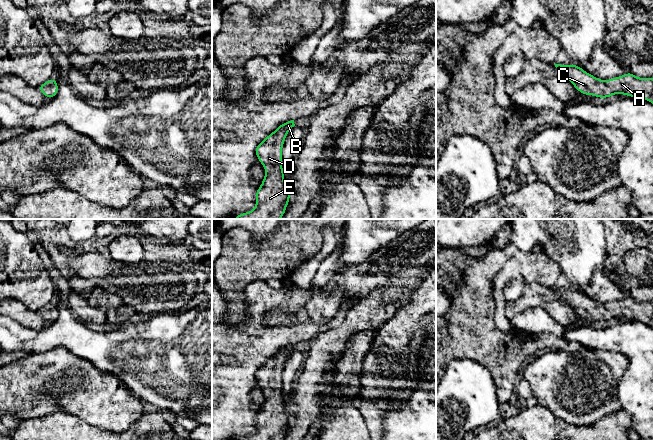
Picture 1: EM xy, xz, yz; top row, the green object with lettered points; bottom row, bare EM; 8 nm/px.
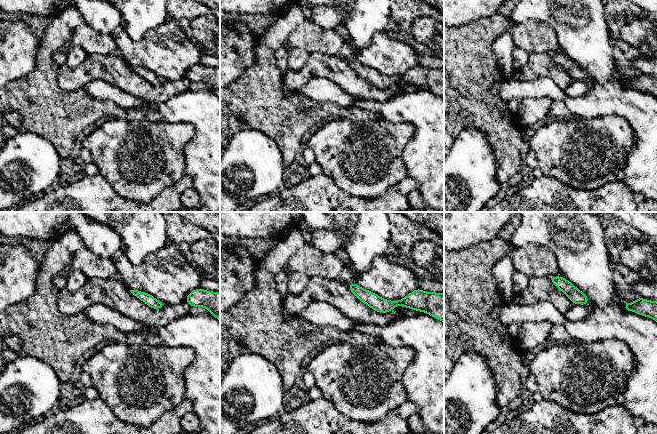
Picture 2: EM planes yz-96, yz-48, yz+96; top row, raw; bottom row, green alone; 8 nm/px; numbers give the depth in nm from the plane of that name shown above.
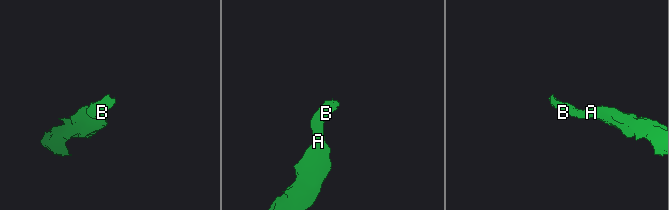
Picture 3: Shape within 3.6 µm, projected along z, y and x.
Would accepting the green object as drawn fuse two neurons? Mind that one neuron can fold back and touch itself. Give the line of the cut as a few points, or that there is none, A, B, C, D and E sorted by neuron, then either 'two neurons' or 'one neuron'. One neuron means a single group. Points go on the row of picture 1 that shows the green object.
no cut | A B C D E | one neuron

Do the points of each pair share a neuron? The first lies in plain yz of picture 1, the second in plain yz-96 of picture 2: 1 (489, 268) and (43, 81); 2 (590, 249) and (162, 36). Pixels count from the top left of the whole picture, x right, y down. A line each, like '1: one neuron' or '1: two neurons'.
1: one neuron
2: two neurons

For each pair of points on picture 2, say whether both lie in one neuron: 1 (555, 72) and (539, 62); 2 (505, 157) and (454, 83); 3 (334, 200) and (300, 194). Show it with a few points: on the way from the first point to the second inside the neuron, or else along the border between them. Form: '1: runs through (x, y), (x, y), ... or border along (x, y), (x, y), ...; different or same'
1: runs through (551, 69), (543, 65); same
2: runs through (505, 139), (505, 134), (472, 101); same
3: runs through (326, 197), (308, 197); same

